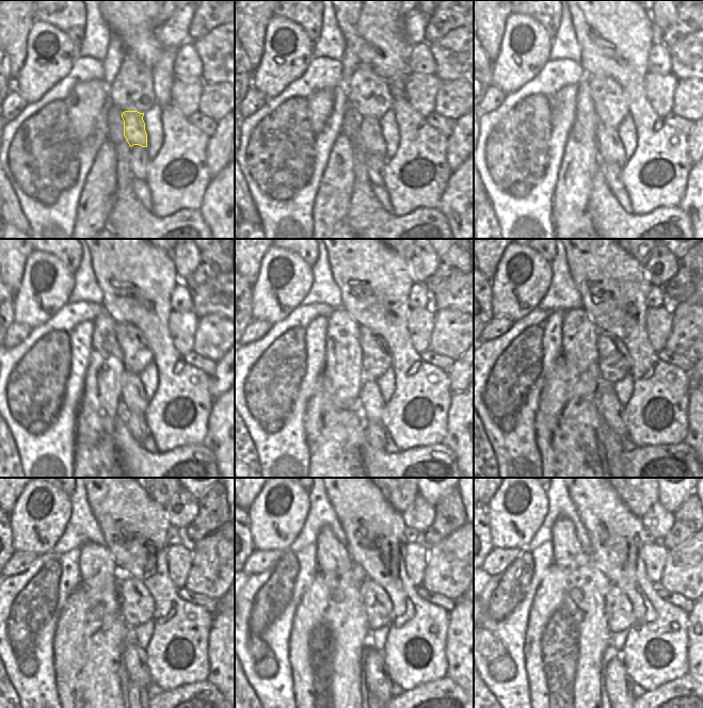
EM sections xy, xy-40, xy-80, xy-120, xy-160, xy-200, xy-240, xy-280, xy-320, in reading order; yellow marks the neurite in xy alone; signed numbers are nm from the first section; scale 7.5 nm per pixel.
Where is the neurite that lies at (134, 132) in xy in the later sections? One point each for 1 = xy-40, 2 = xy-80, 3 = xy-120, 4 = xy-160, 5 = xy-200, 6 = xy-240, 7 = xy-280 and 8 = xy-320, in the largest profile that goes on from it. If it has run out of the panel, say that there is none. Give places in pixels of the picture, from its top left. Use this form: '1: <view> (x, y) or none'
1: xy-40 (371, 139)
2: xy-80 (610, 148)
3: xy-120 (133, 399)
4: xy-160 (372, 405)
5: xy-200 (611, 409)
6: xy-240 (134, 659)
7: xy-280 (379, 684)
8: xy-320 (619, 685)

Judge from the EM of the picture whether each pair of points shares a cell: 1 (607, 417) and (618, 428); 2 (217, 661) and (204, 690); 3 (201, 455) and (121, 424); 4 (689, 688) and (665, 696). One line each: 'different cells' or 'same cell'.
1: same cell
2: different cells
3: same cell
4: same cell

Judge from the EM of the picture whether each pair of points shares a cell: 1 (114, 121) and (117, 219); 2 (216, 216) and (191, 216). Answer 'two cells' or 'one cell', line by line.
1: one cell
2: two cells

